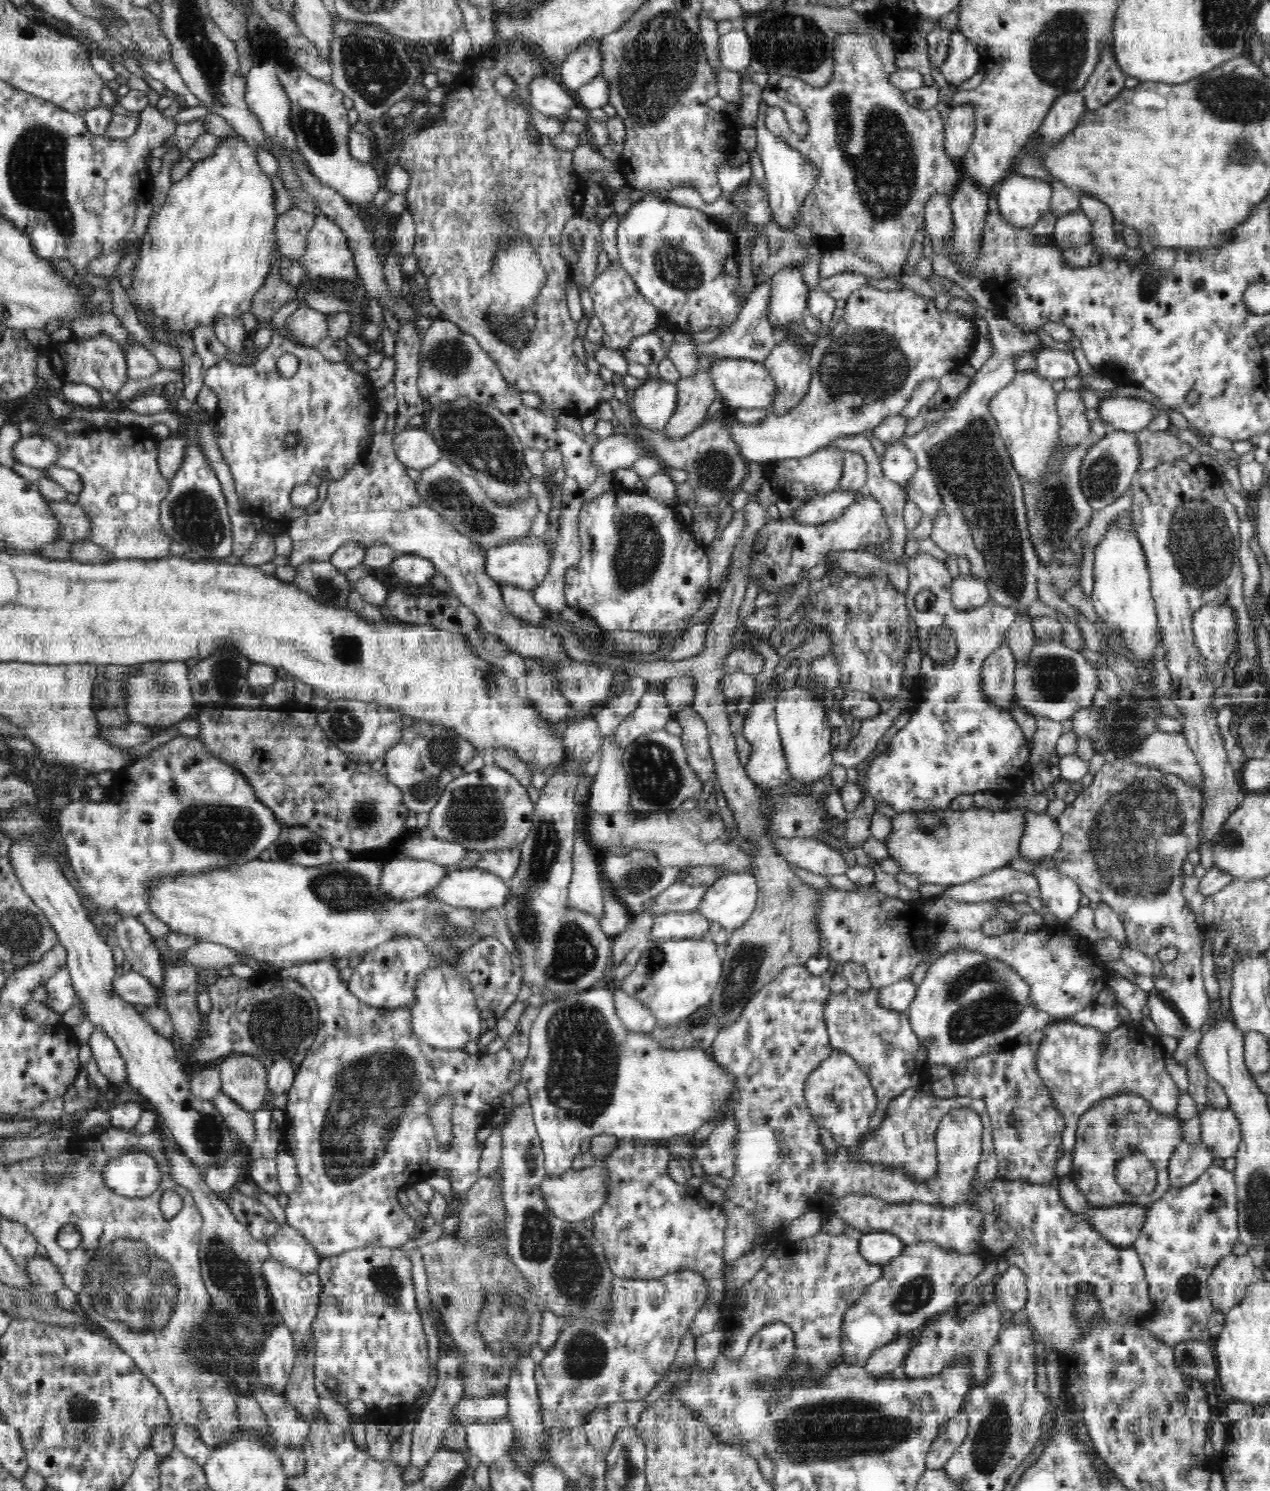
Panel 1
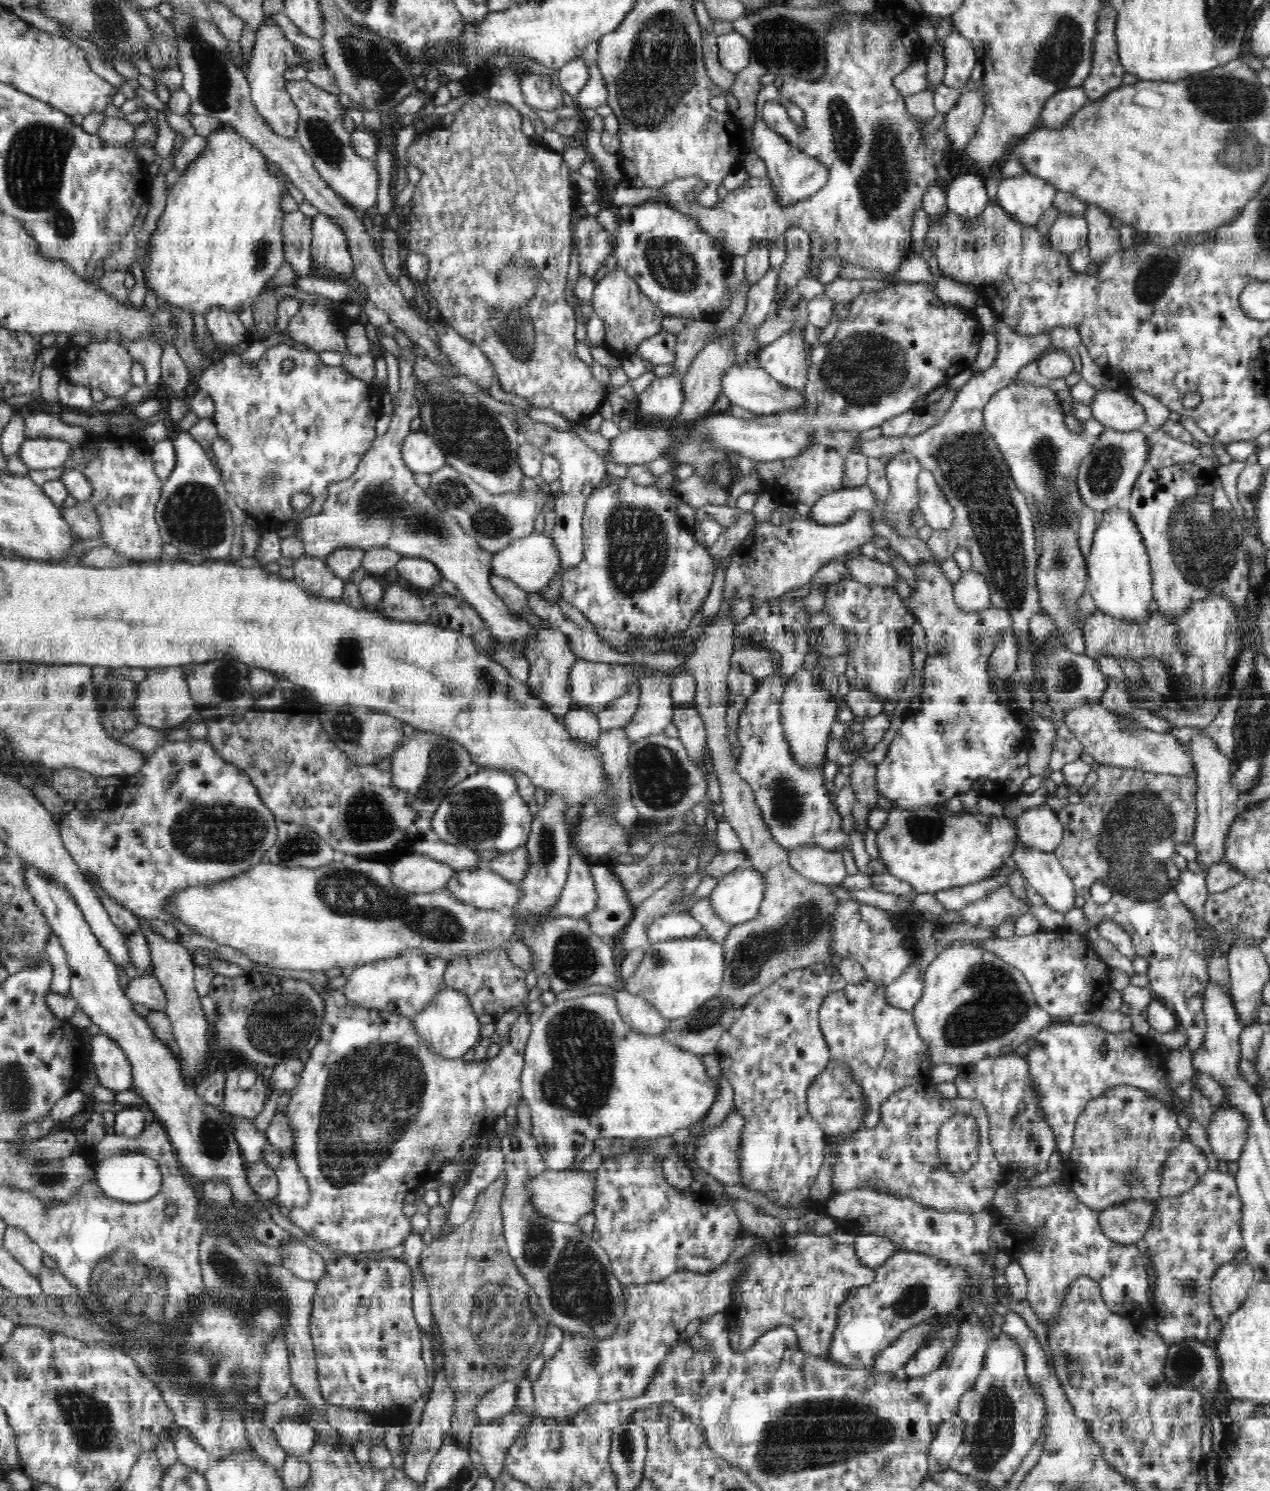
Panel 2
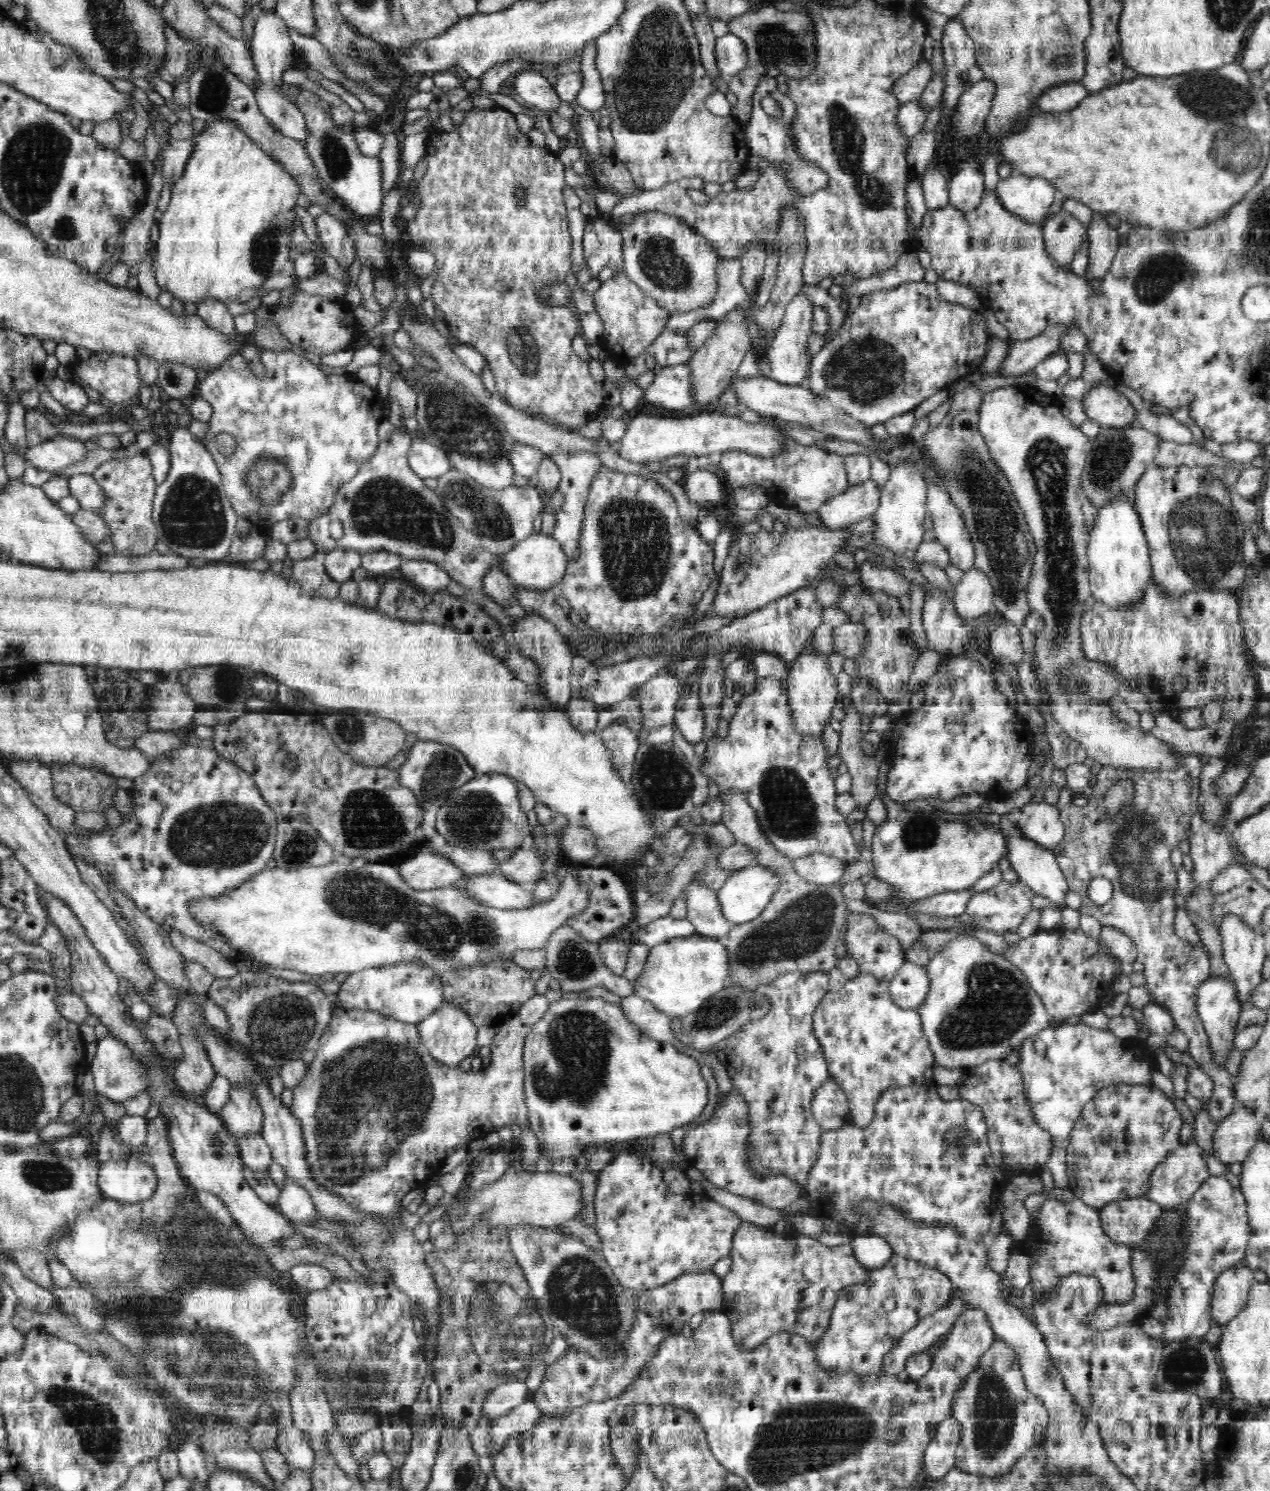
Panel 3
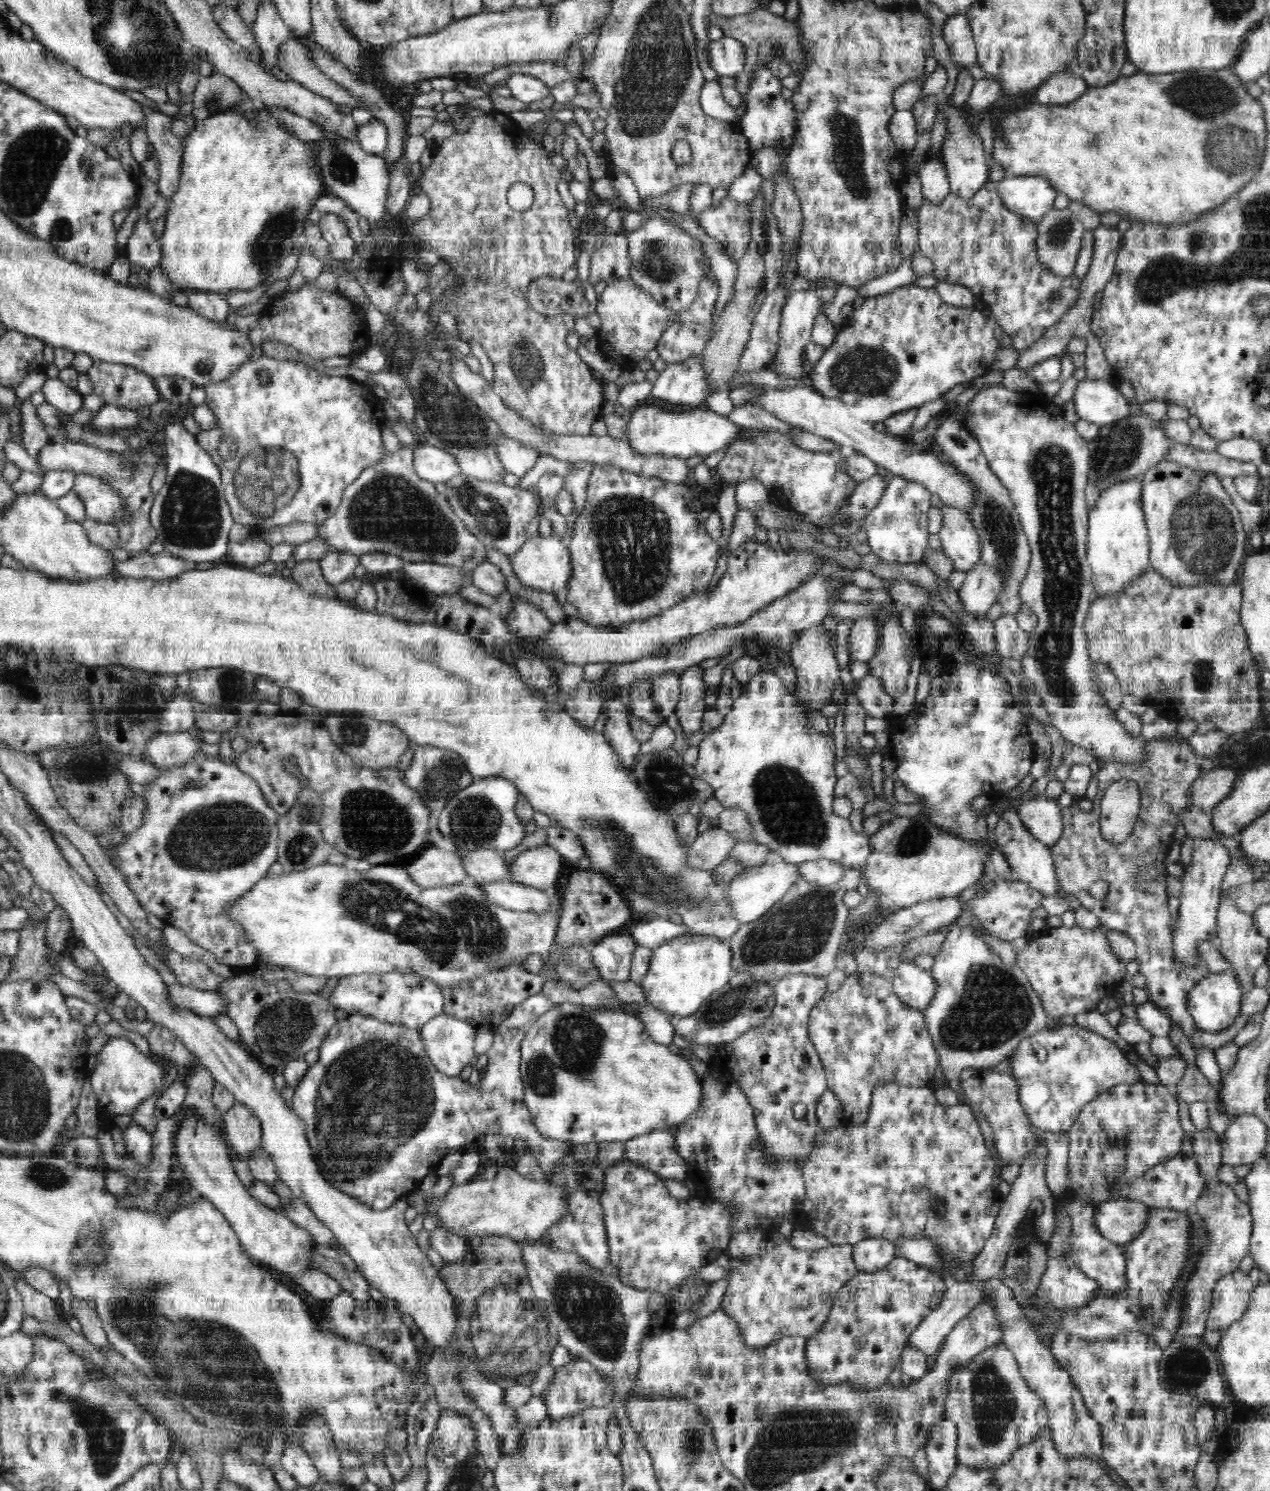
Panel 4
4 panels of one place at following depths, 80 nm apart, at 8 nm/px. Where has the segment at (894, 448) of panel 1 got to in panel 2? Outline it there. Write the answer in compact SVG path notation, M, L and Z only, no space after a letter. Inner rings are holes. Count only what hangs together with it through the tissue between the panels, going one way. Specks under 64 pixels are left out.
M900 451L886 464L889 495L885 498L883 514L885 522L900 538L918 537L912 526L912 512L918 510L918 476L922 470L920 461L908 451Z

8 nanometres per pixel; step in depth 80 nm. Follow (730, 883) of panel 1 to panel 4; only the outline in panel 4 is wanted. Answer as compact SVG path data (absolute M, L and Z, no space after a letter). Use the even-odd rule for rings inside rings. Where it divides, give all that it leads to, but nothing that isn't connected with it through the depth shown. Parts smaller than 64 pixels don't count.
M779 859L762 865L745 868L741 874L738 874L732 880L731 886L728 888L728 899L732 901L732 910L730 911L744 925L758 920L774 904L779 903L784 898L784 894L788 894L788 890L794 887L801 878L798 865L790 864Z

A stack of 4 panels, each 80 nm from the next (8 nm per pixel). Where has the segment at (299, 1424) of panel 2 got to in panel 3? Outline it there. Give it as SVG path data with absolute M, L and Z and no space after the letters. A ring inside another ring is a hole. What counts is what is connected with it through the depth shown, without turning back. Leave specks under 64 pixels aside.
M294 1425L277 1432L276 1448L285 1456L290 1468L312 1472L315 1456L307 1443L307 1434Z

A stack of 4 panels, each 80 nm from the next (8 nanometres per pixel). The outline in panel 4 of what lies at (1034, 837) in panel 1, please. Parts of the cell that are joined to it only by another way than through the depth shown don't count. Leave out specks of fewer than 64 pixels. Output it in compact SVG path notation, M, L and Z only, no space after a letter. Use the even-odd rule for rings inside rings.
M1040 794L1028 802L1022 802L1015 809L1024 826L1040 842L1051 847L1061 837L1064 820L1063 807L1057 800L1051 800Z

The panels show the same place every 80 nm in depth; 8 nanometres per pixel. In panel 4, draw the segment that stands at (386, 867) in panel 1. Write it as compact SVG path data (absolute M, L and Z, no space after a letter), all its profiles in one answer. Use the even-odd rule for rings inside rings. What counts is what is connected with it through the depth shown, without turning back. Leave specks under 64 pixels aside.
M432 845L423 848L405 868L410 877L422 888L459 884L469 876L460 855L456 851L442 851Z

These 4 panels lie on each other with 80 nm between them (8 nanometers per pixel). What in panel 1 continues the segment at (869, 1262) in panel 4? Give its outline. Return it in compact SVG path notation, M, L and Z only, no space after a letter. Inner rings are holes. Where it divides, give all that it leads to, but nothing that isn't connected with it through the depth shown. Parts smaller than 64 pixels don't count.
M879 1231L864 1233L859 1242L860 1255L872 1264L884 1265L905 1248L898 1237Z

